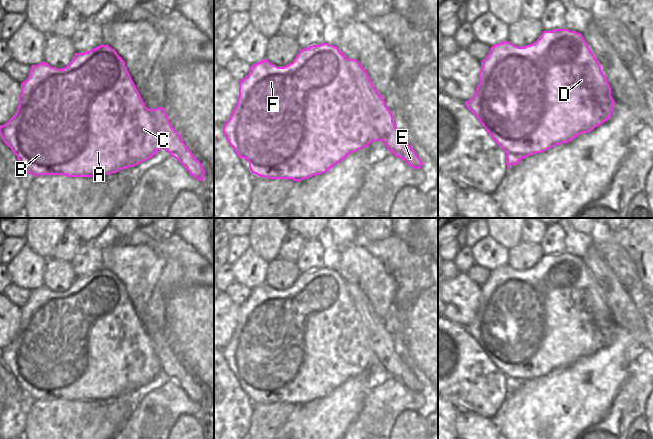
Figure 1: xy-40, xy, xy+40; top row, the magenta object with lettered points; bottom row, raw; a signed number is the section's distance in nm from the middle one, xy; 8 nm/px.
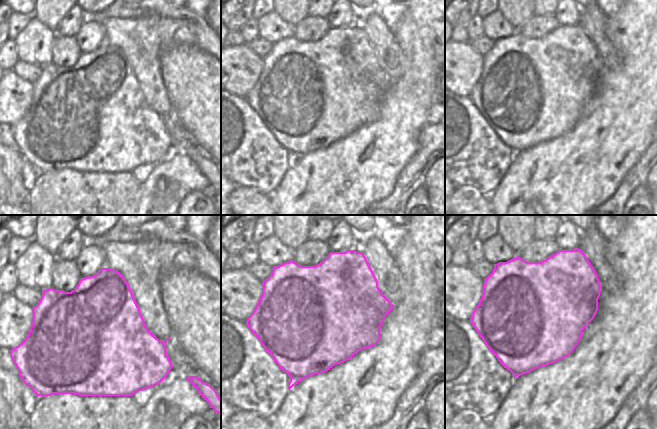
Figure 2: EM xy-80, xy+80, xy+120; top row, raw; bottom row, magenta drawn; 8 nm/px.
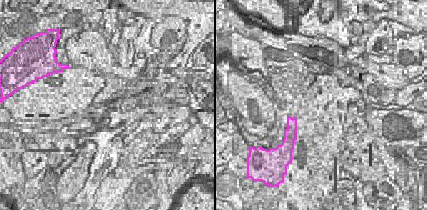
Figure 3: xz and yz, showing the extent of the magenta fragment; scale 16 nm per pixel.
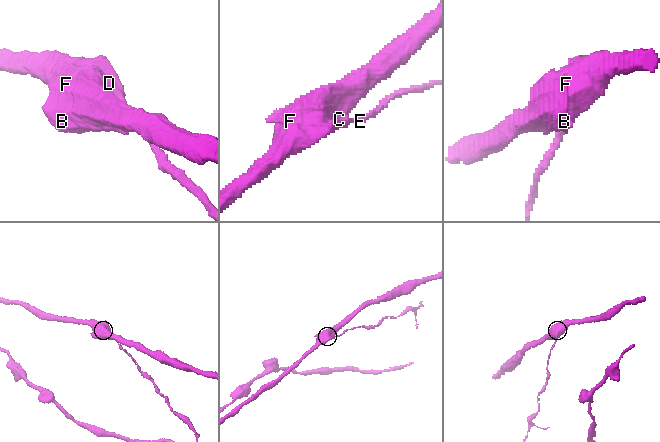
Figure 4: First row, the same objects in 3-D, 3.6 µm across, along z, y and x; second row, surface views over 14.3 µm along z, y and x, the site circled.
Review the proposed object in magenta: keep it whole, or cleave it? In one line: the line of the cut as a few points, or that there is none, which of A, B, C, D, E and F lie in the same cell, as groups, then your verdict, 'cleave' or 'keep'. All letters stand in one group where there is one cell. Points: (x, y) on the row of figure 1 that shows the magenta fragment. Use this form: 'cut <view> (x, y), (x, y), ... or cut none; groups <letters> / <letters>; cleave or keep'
cut xy+40 (611, 110), (606, 102), (588, 108), (583, 100), (570, 123); groups A B C D F / E; cleave

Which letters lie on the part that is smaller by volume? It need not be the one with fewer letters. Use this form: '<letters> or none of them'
E.

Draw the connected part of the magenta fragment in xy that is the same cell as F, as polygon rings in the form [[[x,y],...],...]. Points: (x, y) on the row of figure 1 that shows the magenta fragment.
[[[328,43],[312,45],[306,49],[301,49],[293,62],[284,67],[278,67],[266,59],[251,65],[249,74],[239,81],[237,104],[229,120],[223,125],[223,133],[238,157],[244,158],[249,162],[249,168],[252,173],[267,179],[292,179],[296,182],[302,181],[314,175],[326,173],[334,165],[345,159],[350,153],[367,147],[374,141],[382,141],[370,121],[364,125],[360,121],[355,120],[355,110],[358,104],[364,109],[368,109],[376,105],[378,99],[383,99],[383,97],[377,92],[367,72],[356,59],[348,59],[336,46]]]

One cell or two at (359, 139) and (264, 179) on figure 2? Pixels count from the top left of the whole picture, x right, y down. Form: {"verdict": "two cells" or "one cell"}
{"verdict": "two cells"}

